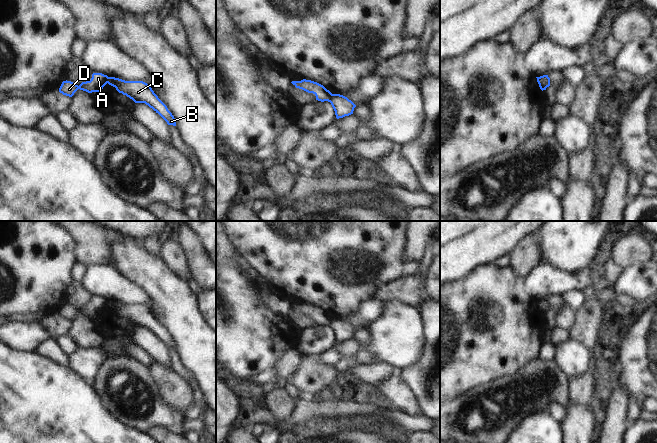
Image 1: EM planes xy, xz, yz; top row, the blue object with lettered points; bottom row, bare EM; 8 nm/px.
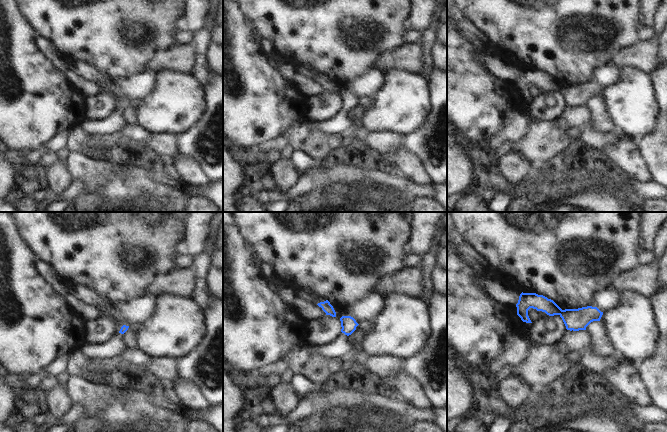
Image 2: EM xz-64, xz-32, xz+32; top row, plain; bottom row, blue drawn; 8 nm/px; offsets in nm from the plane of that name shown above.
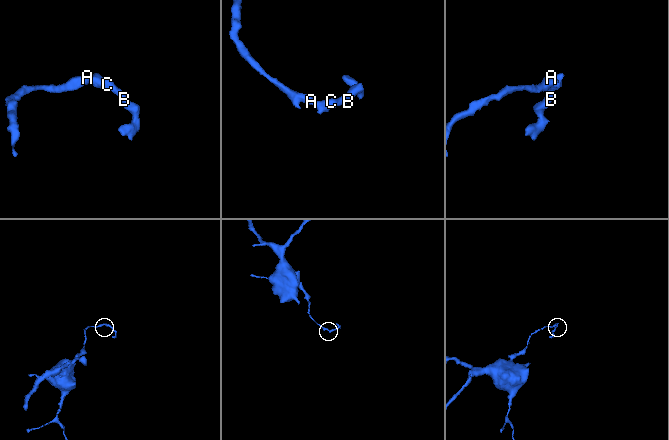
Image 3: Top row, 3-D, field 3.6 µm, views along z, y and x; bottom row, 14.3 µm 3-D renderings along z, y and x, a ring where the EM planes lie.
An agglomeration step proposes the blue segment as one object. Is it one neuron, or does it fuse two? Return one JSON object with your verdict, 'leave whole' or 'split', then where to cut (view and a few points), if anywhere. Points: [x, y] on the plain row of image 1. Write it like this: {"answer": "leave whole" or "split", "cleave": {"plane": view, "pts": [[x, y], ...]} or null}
{"answer": "split", "cleave": {"plane": "xz", "pts": [[332, 318], [328, 325]]}}

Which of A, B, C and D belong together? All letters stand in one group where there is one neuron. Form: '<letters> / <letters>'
A D / B C

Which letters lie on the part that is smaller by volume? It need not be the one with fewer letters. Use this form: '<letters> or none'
B, C

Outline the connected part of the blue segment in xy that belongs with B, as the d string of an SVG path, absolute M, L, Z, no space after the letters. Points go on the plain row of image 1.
M108 301L109 309L119 317L126 319L135 327L145 327L158 337L168 349L176 350L176 344L167 330L154 317L151 310L143 305L125 305L115 301Z

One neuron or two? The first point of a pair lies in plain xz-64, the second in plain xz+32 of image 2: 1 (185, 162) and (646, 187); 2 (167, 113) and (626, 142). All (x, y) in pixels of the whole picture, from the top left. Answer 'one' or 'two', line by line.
1: two
2: two

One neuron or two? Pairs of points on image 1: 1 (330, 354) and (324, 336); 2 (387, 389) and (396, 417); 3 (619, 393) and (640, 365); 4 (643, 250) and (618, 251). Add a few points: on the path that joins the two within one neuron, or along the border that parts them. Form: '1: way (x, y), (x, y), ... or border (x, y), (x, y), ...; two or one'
1: border (335, 340), (332, 346), (317, 356); two
2: border (394, 408), (410, 415), (417, 415); two
3: border (620, 386), (630, 397); two
4: way (637, 250), (624, 251); one

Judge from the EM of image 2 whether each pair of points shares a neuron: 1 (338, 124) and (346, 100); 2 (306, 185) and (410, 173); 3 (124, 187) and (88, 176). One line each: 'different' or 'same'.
1: same
2: different
3: same

